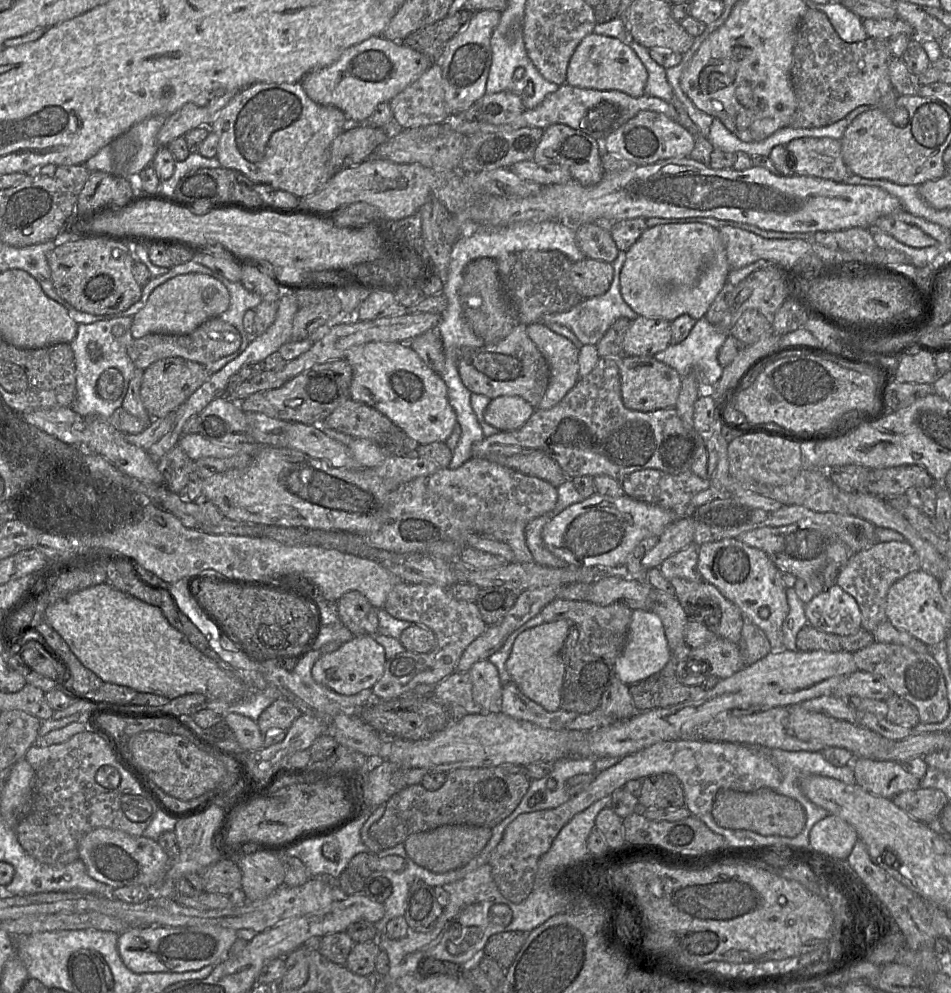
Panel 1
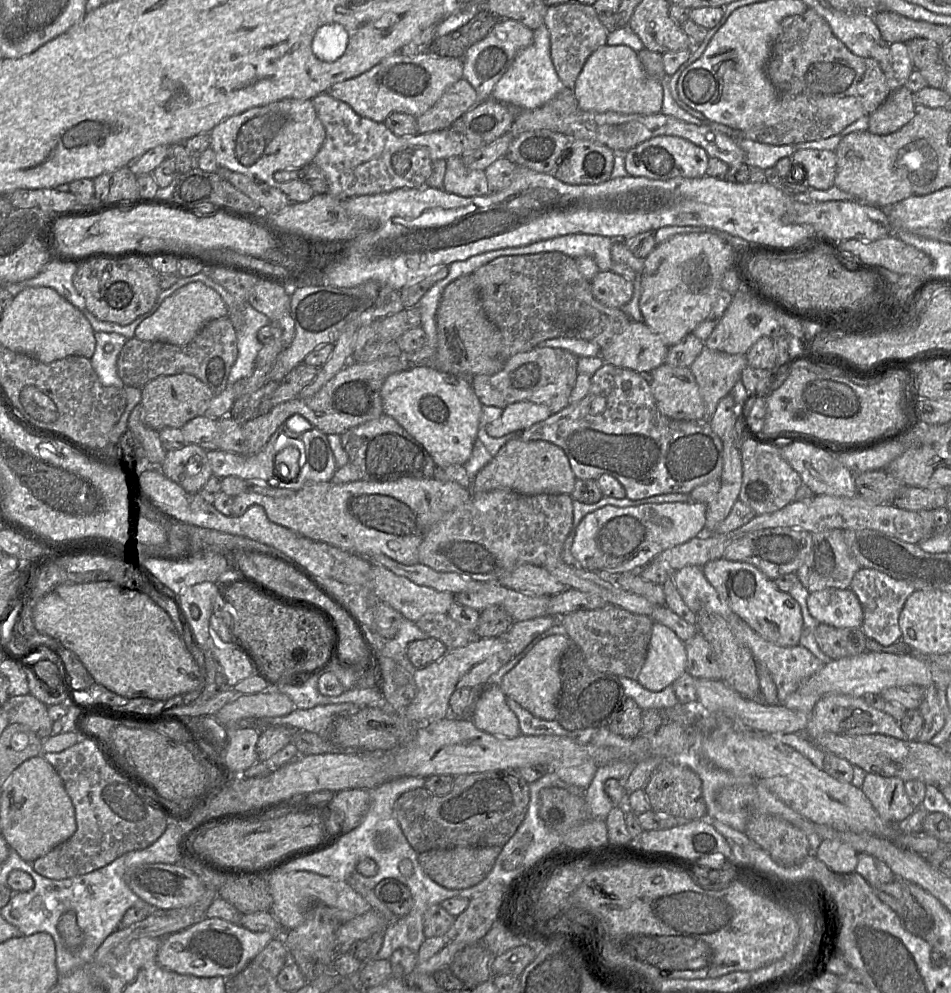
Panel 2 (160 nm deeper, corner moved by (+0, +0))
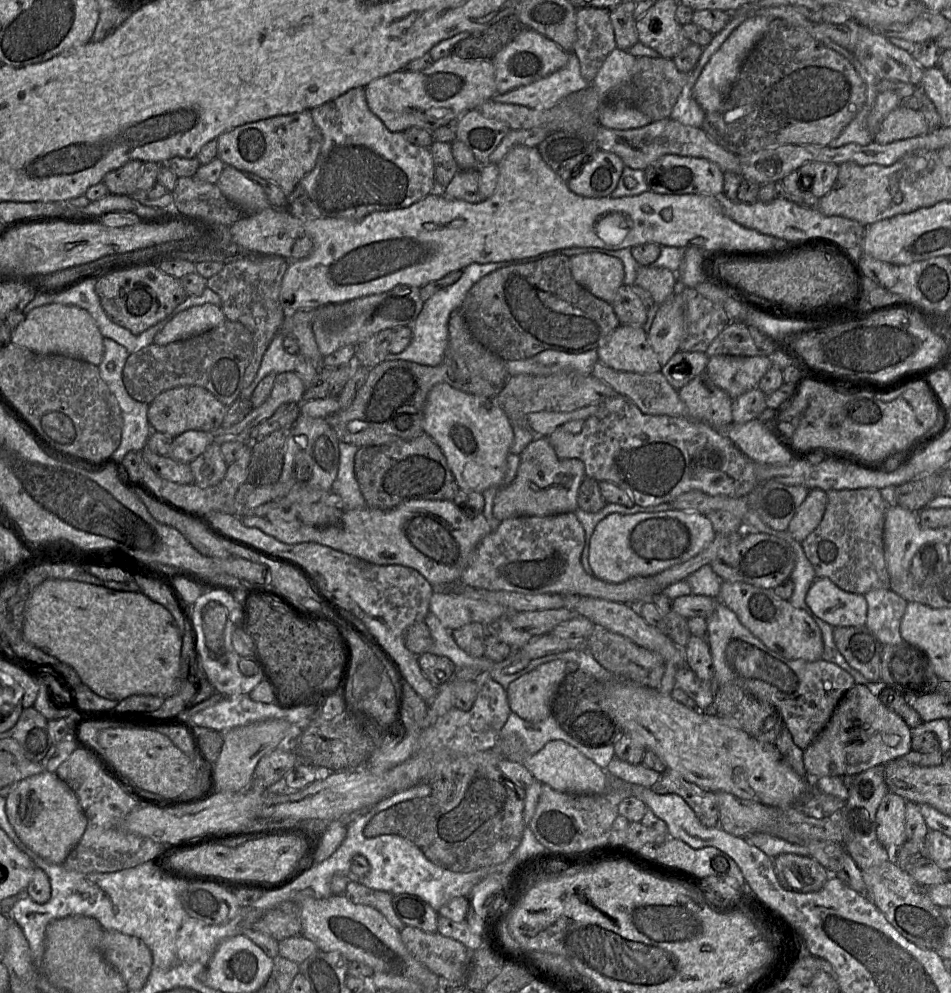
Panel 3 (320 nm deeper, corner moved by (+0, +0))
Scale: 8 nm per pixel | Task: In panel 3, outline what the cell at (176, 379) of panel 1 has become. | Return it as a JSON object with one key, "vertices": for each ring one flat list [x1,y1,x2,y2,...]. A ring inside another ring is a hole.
{"vertices":[[180,386,163,391,149,404,148,421,152,431,176,437,188,430,212,432,220,427,227,407,200,386]]}

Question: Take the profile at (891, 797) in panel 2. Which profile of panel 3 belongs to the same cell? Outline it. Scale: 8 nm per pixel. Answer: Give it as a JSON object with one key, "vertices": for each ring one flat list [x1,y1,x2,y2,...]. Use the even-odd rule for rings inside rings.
{"vertices":[[889,791,876,813,877,838,889,852,898,850,906,841,906,800]]}

